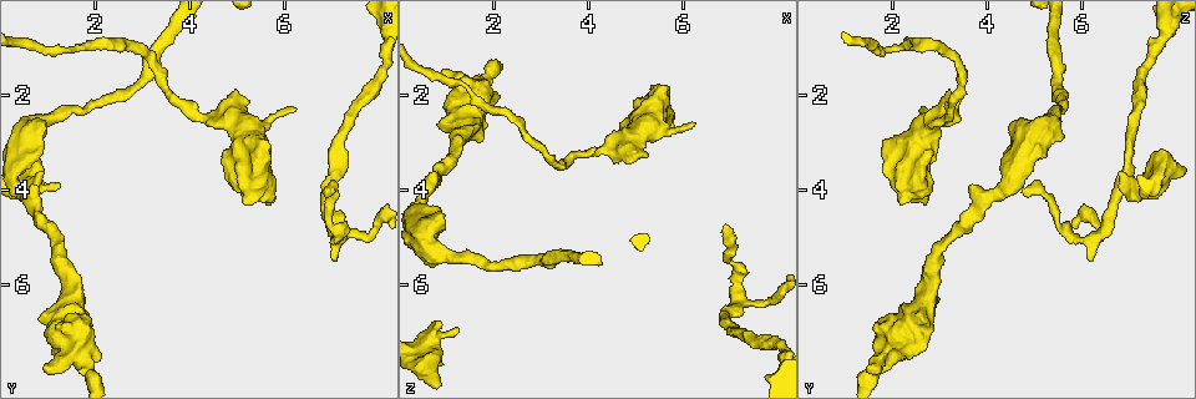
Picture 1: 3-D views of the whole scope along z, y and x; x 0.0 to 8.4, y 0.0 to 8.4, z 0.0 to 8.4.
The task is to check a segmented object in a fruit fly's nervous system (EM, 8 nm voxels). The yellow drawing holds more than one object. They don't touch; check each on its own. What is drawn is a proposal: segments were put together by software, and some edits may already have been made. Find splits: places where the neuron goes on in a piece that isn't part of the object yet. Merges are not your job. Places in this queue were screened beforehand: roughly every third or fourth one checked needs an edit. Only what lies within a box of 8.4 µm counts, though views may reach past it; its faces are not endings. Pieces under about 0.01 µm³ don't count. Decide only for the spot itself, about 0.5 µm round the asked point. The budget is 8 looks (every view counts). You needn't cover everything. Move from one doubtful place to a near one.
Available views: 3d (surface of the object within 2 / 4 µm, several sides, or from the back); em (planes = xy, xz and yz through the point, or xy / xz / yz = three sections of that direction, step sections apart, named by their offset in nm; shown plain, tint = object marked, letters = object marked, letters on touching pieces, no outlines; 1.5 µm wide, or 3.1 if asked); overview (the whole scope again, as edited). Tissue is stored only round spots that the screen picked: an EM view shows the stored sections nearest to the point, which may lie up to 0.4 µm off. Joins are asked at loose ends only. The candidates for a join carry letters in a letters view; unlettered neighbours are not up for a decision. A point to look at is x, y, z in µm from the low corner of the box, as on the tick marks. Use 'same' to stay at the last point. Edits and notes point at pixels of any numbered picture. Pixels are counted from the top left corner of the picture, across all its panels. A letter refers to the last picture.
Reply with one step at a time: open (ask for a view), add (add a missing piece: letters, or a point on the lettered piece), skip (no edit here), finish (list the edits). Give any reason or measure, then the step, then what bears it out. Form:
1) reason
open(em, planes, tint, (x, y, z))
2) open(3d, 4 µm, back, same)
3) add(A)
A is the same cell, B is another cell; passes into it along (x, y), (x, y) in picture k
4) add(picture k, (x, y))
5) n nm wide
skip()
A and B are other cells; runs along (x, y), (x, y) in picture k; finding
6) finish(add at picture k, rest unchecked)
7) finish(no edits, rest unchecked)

tapers out
open(em, xz, step 8, tint, (6.90, 4.05, 4.75))

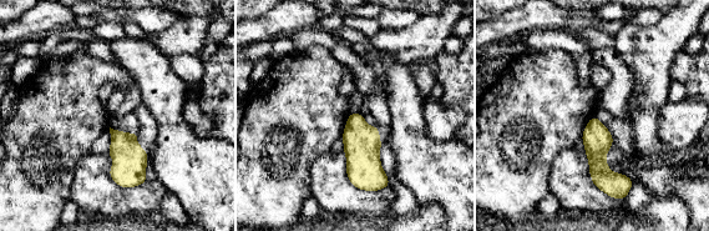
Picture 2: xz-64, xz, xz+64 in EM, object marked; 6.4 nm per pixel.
open(em, planes, letters, same)

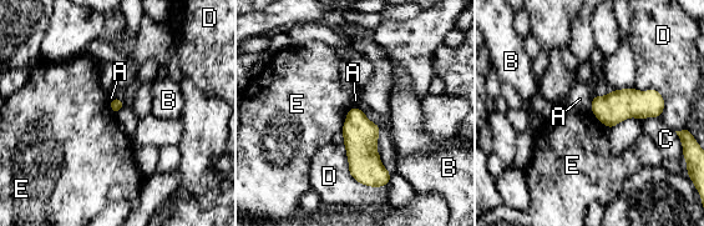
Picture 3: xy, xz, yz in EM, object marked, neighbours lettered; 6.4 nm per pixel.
skip()
A, B, C, D and E are other cells; border along (352, 106), (340, 131) in picture 3; none of them fits

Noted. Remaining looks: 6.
stops while still wide
open(3d, 2 µm, back, (0.85, 3.60, 6.85))

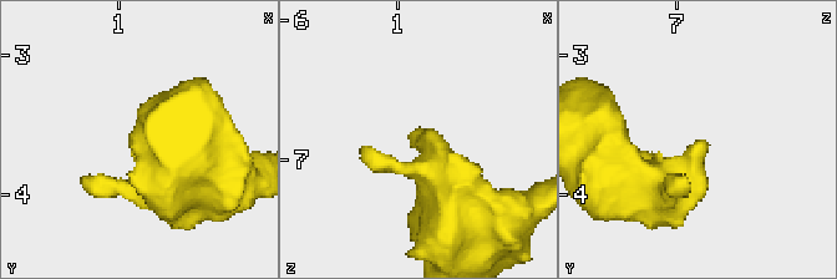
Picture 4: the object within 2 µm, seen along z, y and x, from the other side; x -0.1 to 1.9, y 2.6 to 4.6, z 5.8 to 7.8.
shape alone is not enough
open(em, planes, letters, (0.90, 3.62, 6.80))

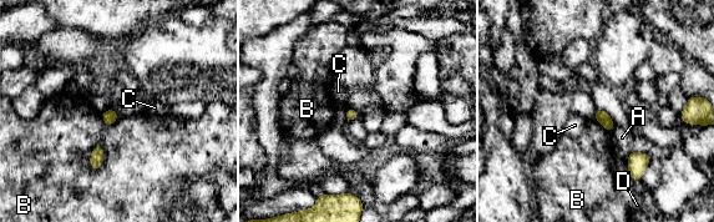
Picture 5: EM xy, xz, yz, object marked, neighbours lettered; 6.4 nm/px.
skip()
A, B, C and D are other cells; none of them fits

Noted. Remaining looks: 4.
branch stops here
open(3d, 2 µm, (1.00, 7.80, 1.45))

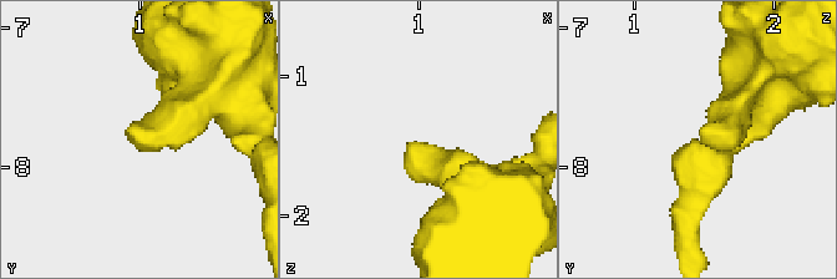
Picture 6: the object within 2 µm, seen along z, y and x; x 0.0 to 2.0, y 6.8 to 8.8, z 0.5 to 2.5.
open(em, yz, step 8, letters, (1.00, 7.82, 1.48))

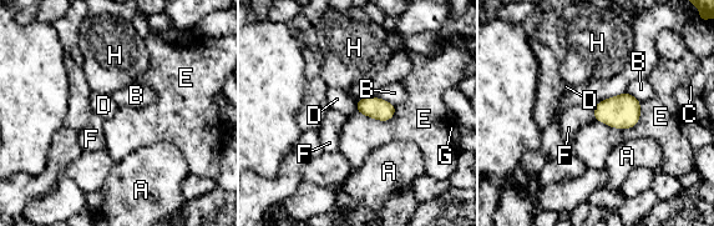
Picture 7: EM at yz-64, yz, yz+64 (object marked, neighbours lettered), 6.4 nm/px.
skip()
A, B, C, D, E, F, G and H are other cells; border along (641, 104), (629, 127), (594, 119) in picture 7; none of them fits

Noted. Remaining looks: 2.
finish(no edits, rest unchecked)

